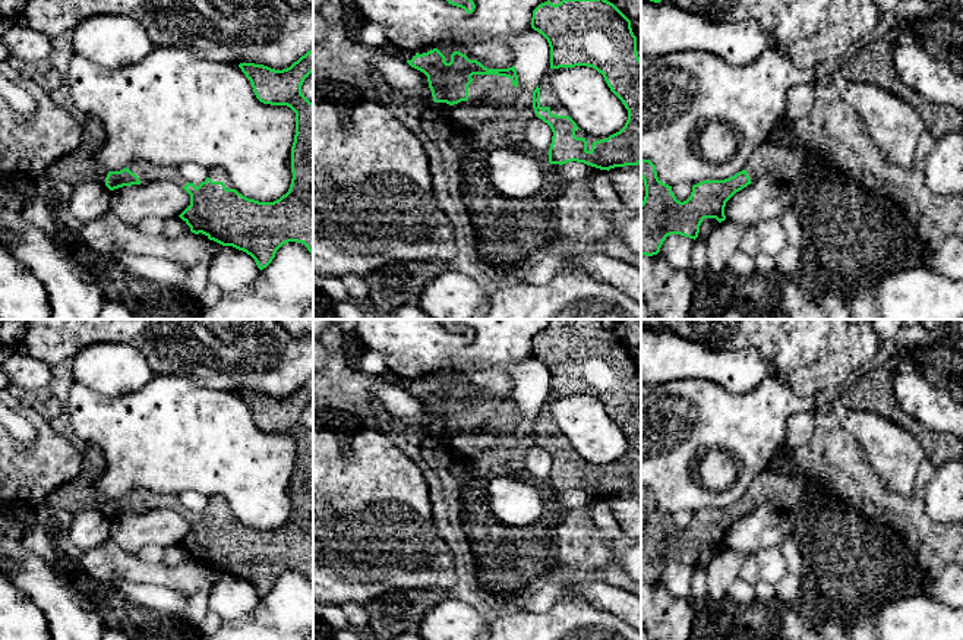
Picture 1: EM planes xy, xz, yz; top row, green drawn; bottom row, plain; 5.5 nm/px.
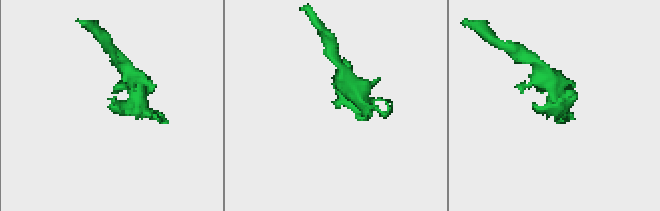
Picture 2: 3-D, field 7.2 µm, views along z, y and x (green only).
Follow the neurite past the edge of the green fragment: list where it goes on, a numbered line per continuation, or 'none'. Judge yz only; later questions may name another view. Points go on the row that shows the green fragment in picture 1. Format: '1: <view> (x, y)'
1: yz (779, 161)

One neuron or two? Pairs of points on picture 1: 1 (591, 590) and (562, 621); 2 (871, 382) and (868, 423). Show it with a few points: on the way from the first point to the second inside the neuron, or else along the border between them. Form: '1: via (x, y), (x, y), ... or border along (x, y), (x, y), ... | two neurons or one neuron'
1: border along (562, 595), (583, 598), (613, 614) | two neurons
2: border along (840, 410), (875, 412), (900, 426) | two neurons

